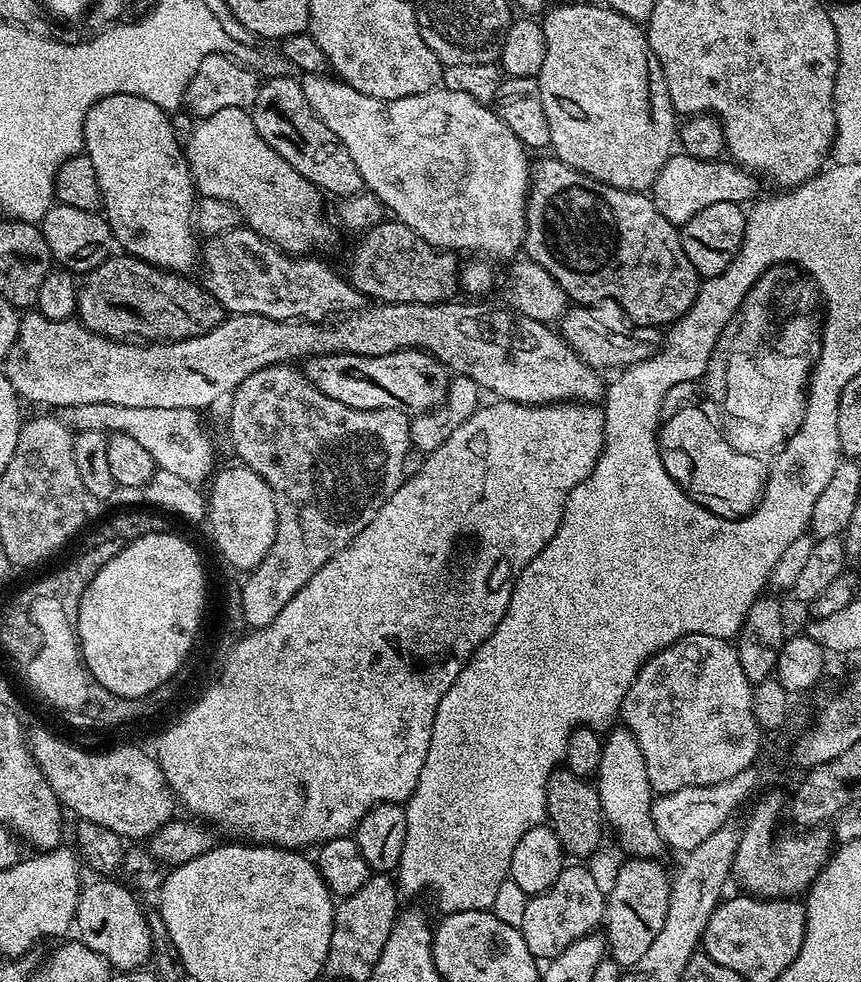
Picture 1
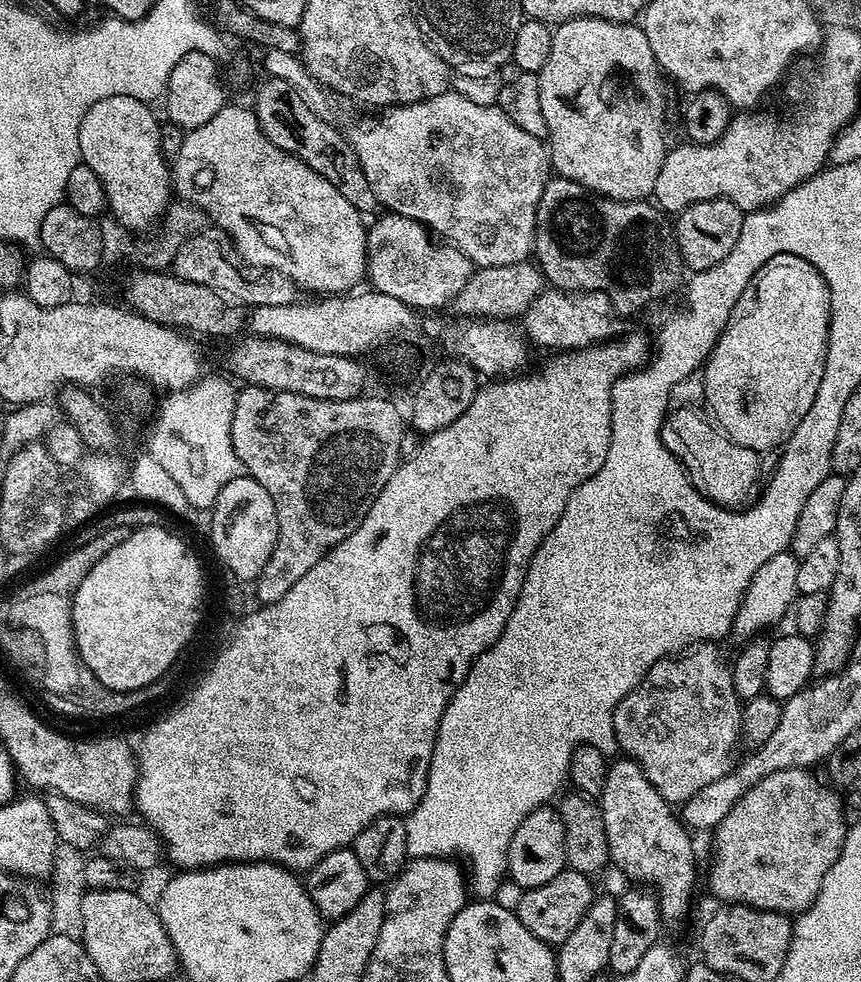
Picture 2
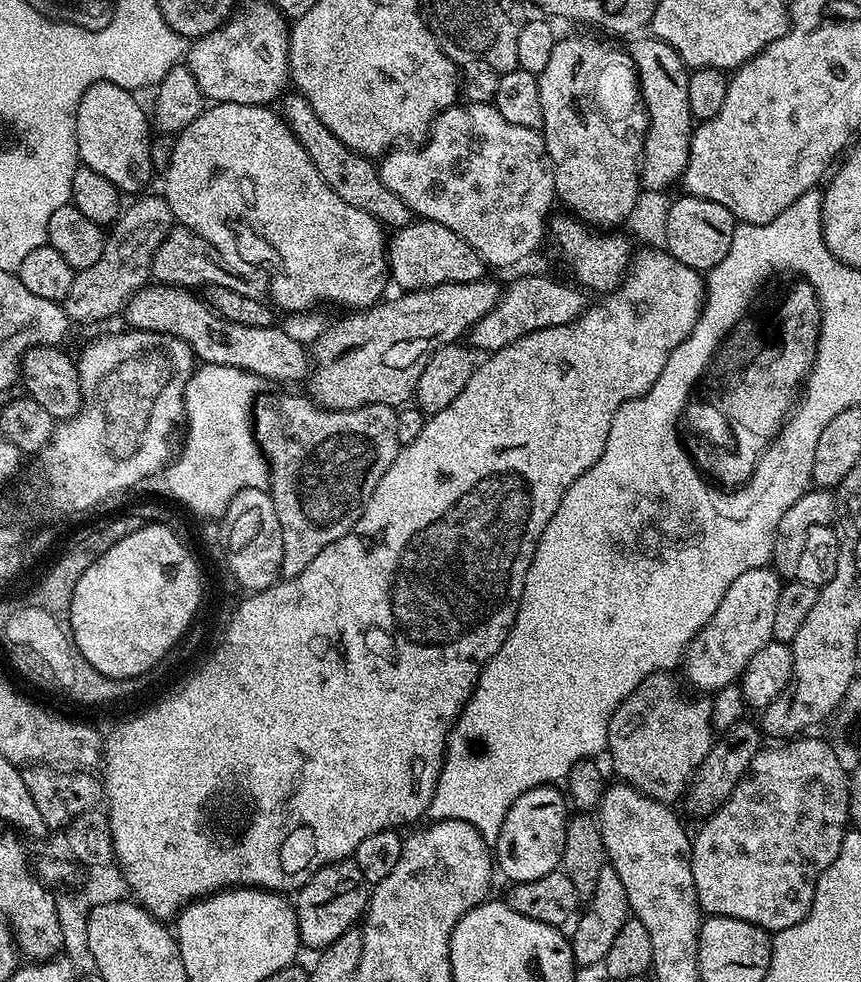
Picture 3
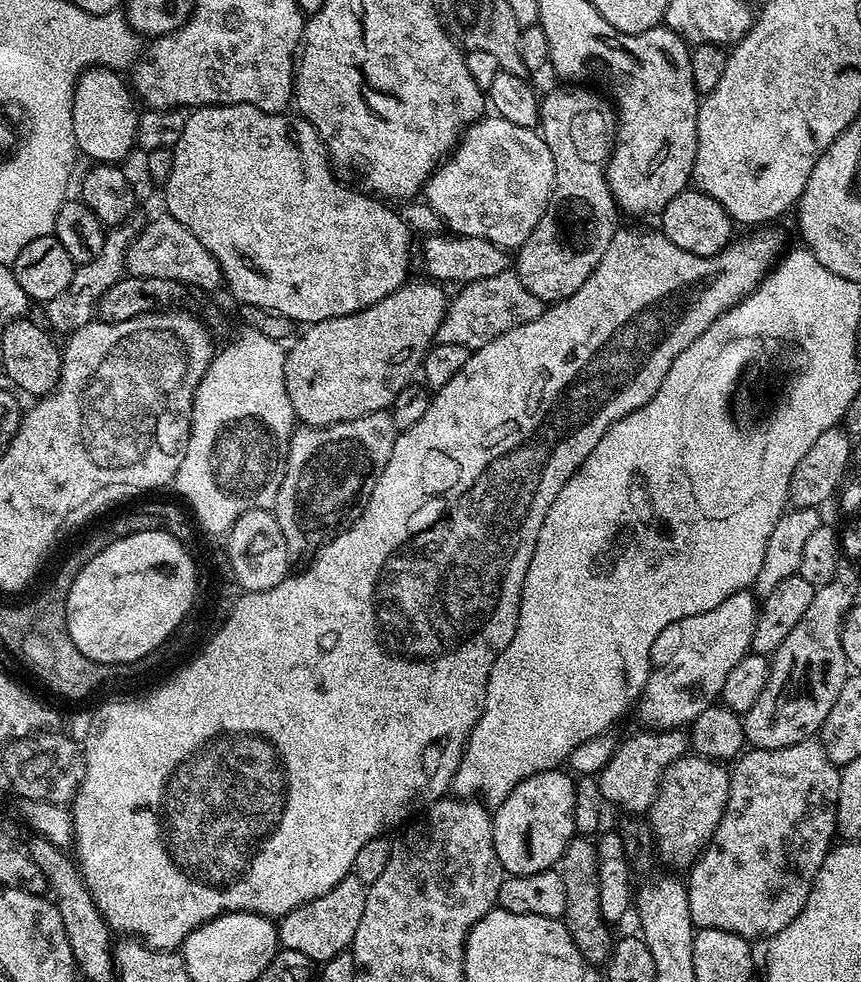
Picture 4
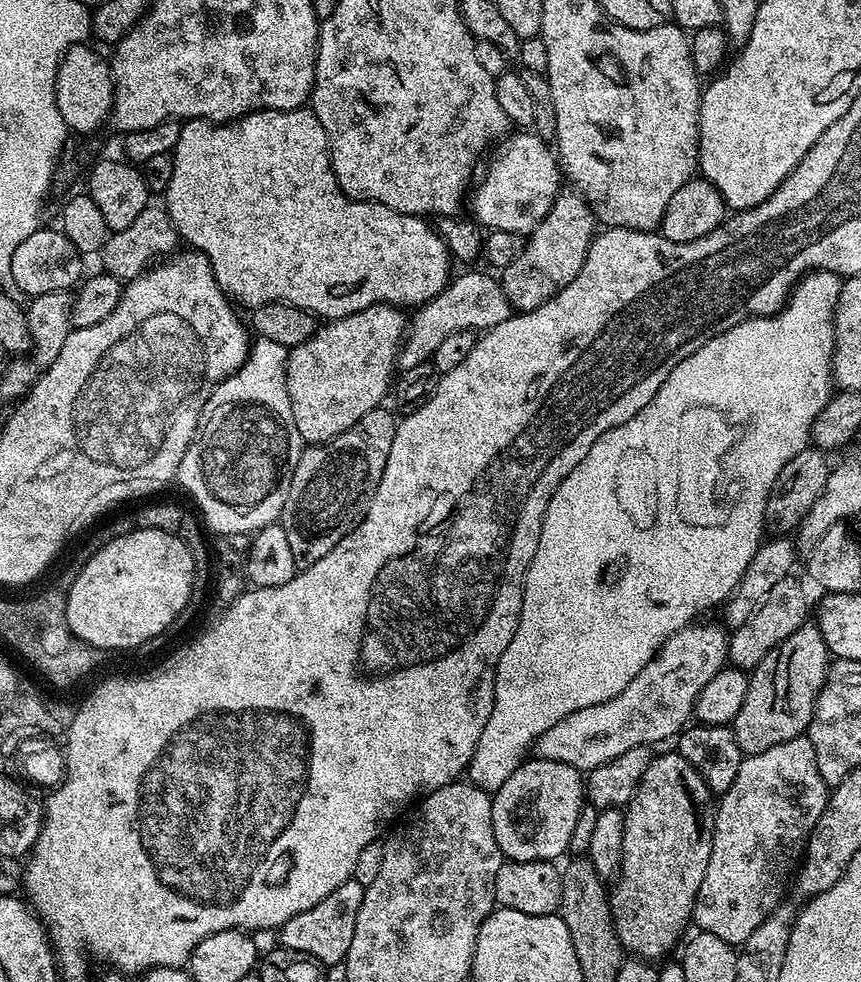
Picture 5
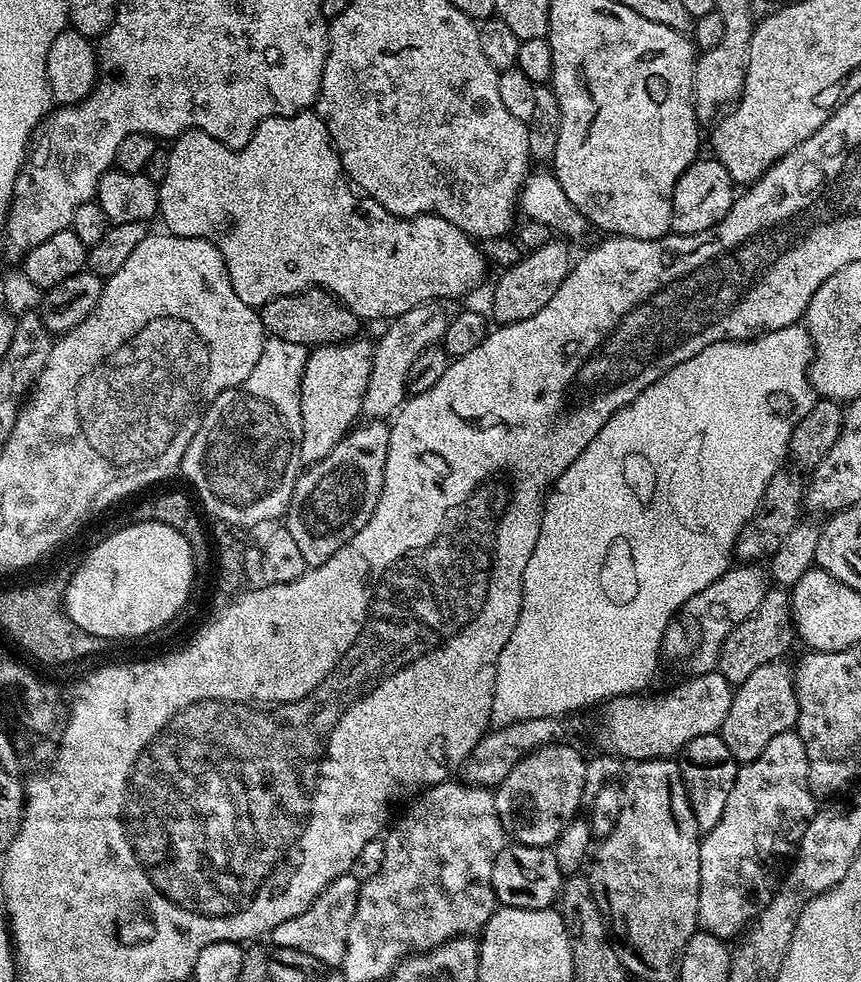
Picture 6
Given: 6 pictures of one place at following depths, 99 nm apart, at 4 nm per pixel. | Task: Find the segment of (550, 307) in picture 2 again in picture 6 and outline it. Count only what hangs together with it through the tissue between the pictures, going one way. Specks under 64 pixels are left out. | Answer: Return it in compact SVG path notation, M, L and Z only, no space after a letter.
M427 300L414 310L406 310L406 314L397 316L387 325L388 328L377 339L372 353L372 369L370 382L364 395L363 415L368 418L392 418L399 412L408 391L408 375L410 366L414 366L414 358L422 354L431 344L443 341L444 331L450 319L445 305L439 300Z

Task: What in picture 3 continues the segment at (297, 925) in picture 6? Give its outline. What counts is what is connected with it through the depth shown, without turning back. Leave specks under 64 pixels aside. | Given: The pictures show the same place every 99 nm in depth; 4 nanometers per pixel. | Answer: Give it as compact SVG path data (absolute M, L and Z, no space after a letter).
M355 859L339 860L337 864L326 864L318 869L294 896L301 945L305 949L323 950L330 942L338 942L342 934L361 923L368 910L369 895L370 886L366 878L362 878L362 870L358 870Z

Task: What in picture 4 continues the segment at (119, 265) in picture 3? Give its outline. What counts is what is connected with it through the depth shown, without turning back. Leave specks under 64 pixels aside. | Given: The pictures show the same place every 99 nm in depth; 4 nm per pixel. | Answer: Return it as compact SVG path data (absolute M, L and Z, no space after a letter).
M132 222L117 224L107 229L102 254L98 254L98 258L94 258L90 262L79 265L74 278L70 278L70 286L66 286L66 290L62 290L62 294L50 298L43 305L44 316L48 319L49 324L47 327L53 333L71 334L82 330L82 326L93 323L102 294L106 294L106 290L110 290L110 286L114 286L114 282L118 282L120 277L125 275L126 253L137 235L137 225L132 225Z

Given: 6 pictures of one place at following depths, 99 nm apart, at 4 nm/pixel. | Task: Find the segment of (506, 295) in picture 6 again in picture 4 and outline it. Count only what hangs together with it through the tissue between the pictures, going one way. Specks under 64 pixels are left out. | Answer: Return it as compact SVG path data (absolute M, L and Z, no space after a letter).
M560 86L564 88L556 88L547 97L546 95L540 101L540 122L538 131L544 137L546 146L550 146L550 154L554 154L554 166L556 167L556 185L552 191L552 200L548 203L547 210L542 214L542 218L538 222L538 226L534 226L534 230L530 234L530 238L526 238L526 242L520 245L514 256L514 271L522 282L522 286L526 286L526 290L530 290L530 294L534 294L538 299L545 302L555 302L570 298L570 294L574 294L574 290L578 290L582 286L582 282L586 282L586 278L590 278L590 274L594 270L594 266L598 266L598 262L602 262L602 254L606 254L606 246L610 246L610 238L614 238L614 234L620 231L622 227L622 213L616 206L616 199L608 185L608 174L606 165L608 157L612 154L612 145L616 142L616 134L618 131L618 113L607 99L603 100L596 92L584 88L588 86Z

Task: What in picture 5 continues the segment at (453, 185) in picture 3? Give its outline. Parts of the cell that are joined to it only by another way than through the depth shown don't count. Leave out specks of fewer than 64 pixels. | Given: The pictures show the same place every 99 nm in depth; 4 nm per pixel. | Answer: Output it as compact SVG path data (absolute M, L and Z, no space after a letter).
M528 130L513 131L507 138L501 139L495 148L496 153L493 154L480 185L478 180L471 189L471 215L481 229L512 231L523 238L527 237L529 232L536 229L538 222L546 218L550 206L561 191L561 177L552 176L552 171L555 173L558 168L558 157L545 141Z

